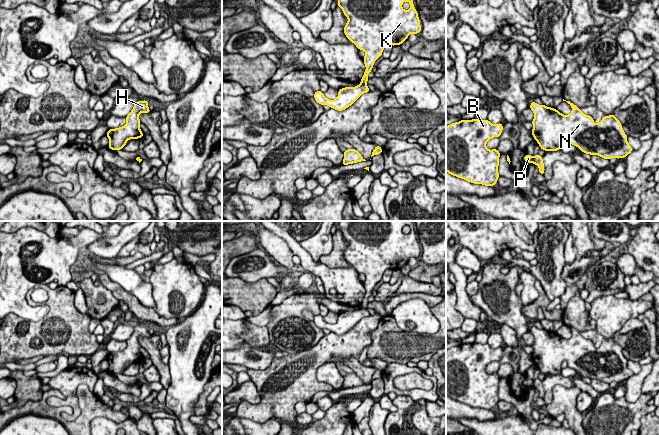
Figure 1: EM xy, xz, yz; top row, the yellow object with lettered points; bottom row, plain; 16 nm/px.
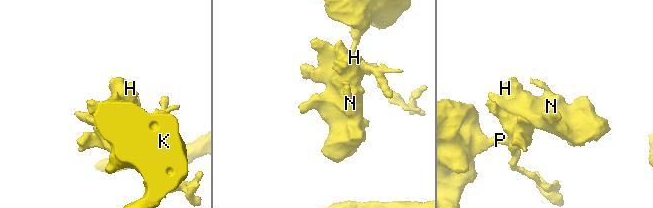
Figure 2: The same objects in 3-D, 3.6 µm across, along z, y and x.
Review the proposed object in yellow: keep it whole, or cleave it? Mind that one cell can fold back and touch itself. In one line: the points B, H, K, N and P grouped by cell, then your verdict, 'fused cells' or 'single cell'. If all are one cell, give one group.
B K P / H N; fused cells

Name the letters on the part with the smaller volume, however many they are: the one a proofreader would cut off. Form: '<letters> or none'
H, N

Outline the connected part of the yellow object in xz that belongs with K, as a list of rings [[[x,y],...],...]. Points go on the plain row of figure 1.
[[[339,221],[337,228],[348,242],[344,258],[359,274],[365,275],[363,285],[366,293],[360,305],[364,309],[367,308],[368,298],[375,285],[382,280],[387,269],[401,269],[410,258],[421,256],[412,221]]]

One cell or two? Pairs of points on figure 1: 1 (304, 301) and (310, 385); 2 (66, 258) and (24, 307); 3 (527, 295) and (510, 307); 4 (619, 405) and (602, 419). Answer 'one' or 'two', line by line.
1: two
2: one
3: two
4: one

